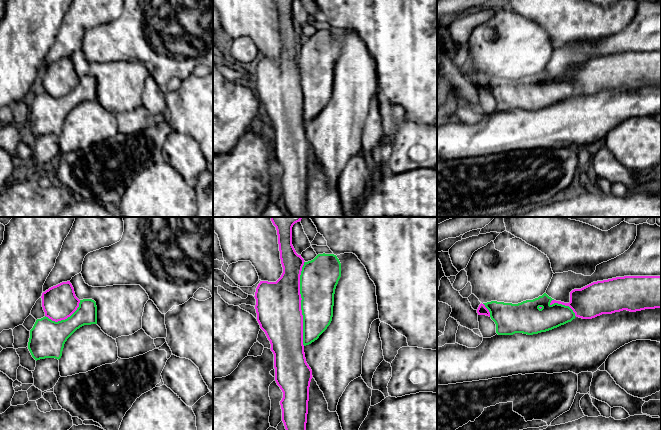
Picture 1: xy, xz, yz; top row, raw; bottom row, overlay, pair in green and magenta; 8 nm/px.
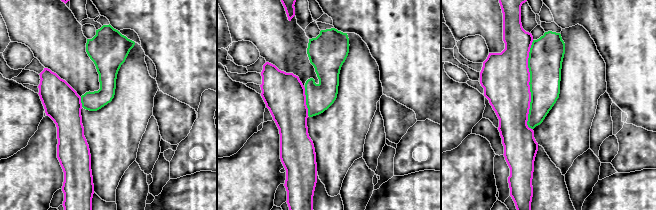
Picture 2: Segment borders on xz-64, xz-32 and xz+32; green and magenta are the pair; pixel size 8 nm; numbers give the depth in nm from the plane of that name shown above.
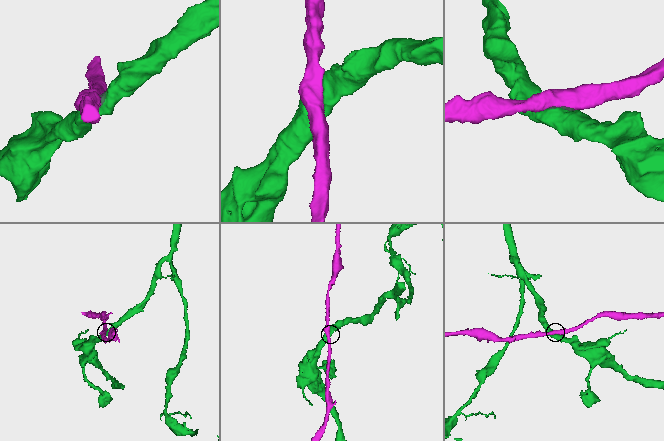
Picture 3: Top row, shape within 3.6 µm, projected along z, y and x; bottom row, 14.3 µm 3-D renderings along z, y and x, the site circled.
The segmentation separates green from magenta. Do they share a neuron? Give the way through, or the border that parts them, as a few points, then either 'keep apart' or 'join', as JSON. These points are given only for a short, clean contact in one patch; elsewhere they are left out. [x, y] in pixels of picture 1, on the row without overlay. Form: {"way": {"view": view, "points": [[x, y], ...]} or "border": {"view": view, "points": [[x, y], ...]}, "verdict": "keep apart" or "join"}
{"verdict": "keep apart"}

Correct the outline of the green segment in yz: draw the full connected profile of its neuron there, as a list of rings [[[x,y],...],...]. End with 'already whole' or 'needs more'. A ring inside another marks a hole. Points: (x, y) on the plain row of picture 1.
[[[546,69],[518,80],[491,77],[483,79],[496,100],[498,111],[527,111],[546,108],[571,98],[575,89],[569,82],[554,79]]]; already whole

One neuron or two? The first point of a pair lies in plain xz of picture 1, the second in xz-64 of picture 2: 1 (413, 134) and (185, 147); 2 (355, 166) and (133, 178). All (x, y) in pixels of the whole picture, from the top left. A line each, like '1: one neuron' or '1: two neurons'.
1: one neuron
2: one neuron

